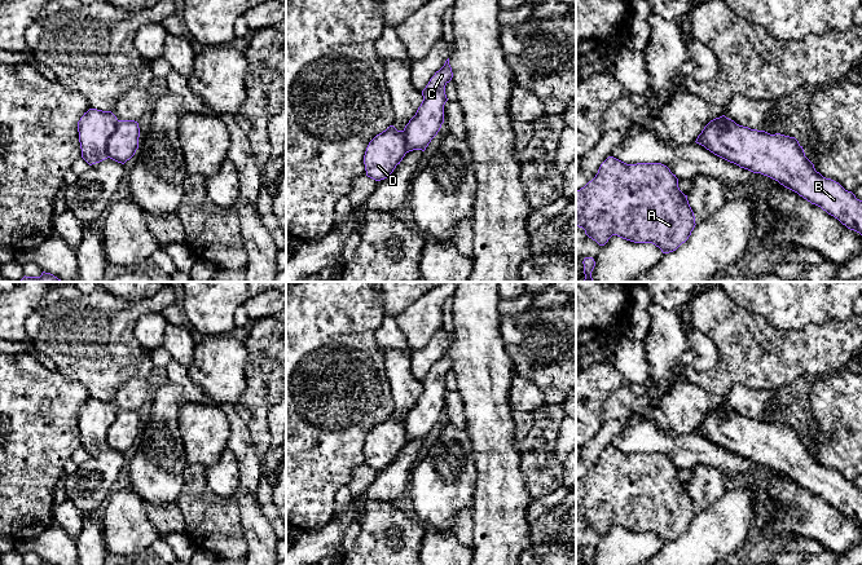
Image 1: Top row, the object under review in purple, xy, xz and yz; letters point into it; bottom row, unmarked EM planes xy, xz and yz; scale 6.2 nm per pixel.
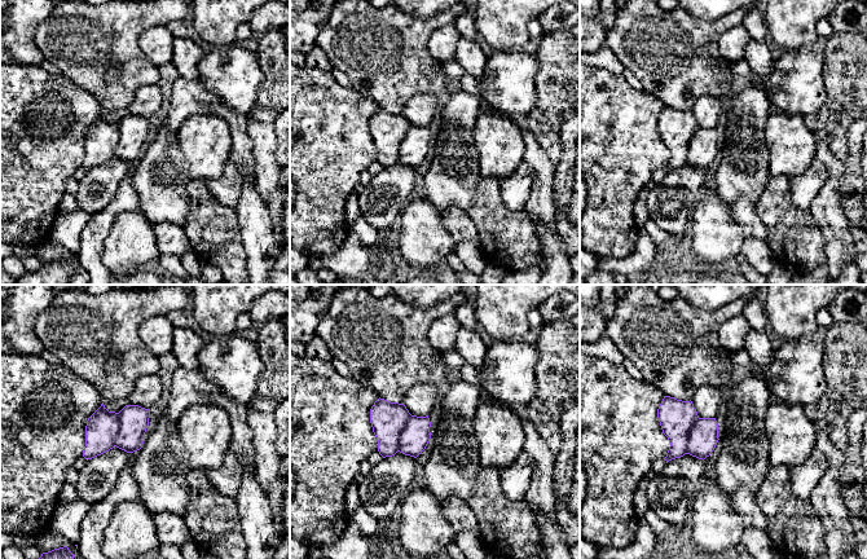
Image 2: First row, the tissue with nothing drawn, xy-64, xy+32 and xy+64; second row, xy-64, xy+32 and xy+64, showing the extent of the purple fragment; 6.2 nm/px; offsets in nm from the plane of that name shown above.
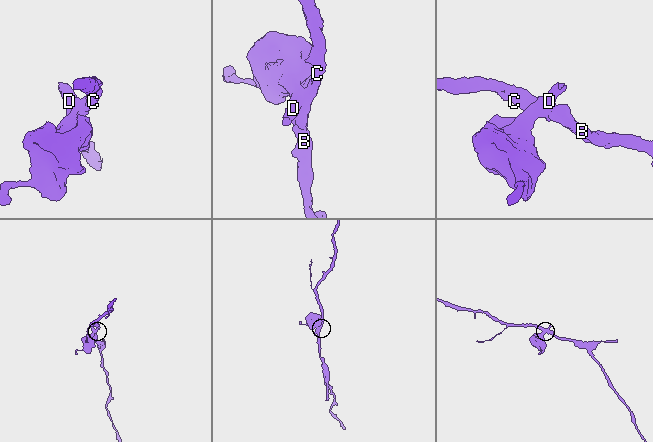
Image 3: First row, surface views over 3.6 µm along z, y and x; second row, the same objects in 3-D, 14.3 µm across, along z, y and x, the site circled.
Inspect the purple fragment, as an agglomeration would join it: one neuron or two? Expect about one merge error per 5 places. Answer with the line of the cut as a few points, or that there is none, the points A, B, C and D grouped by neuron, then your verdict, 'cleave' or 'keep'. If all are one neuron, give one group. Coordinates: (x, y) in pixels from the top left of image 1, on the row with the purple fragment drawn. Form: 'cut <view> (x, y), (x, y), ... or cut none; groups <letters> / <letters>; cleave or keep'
cut xy (118, 120), (108, 142), (108, 157); groups A D / B C; cleave

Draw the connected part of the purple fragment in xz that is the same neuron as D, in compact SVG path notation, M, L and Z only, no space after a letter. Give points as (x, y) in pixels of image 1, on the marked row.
M390 125L377 134L368 145L364 164L366 176L381 181L387 178L406 154L406 142L403 131Z

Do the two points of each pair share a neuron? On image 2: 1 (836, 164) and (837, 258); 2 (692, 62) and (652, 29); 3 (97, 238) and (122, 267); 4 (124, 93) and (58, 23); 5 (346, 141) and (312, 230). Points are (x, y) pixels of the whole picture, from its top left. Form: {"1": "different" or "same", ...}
{"1": "same", "2": "same", "3": "different", "4": "same", "5": "same"}

